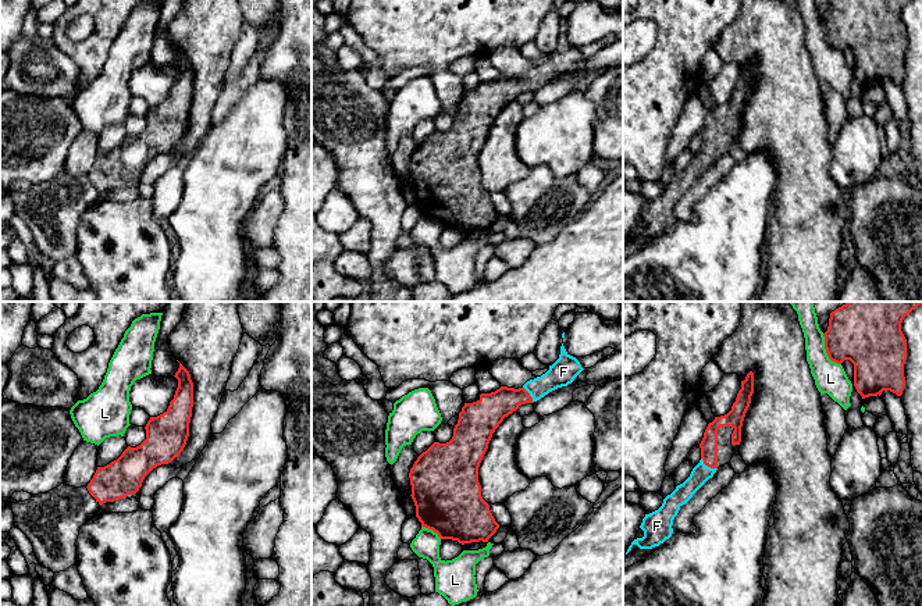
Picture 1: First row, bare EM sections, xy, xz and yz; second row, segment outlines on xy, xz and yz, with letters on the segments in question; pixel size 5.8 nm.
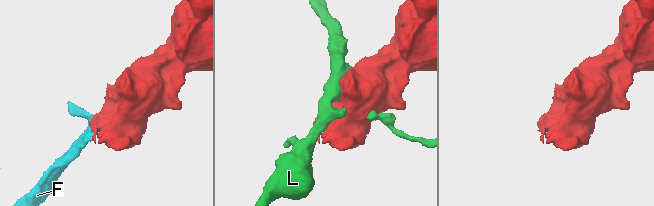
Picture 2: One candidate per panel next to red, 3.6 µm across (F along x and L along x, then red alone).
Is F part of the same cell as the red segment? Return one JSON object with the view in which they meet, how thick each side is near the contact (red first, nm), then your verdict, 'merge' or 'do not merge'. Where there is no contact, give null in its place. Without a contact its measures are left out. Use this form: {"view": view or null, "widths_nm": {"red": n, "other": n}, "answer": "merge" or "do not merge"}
{"view": "yz", "widths_nm": {"red": 100, "other": 110}, "answer": "merge"}

